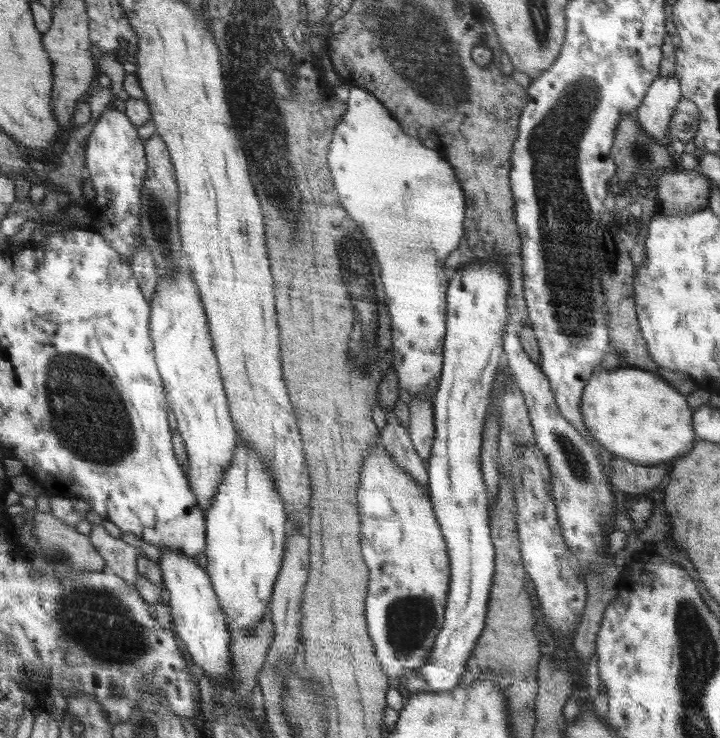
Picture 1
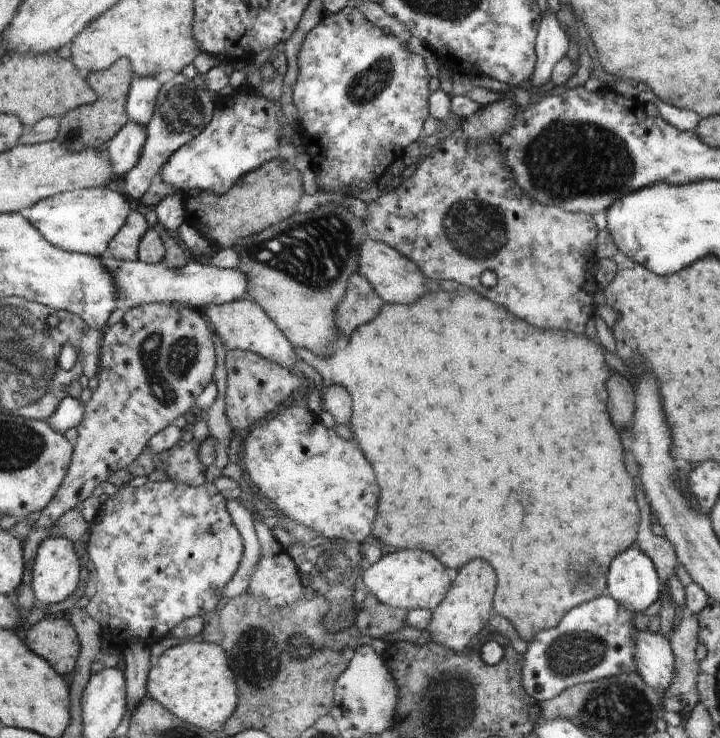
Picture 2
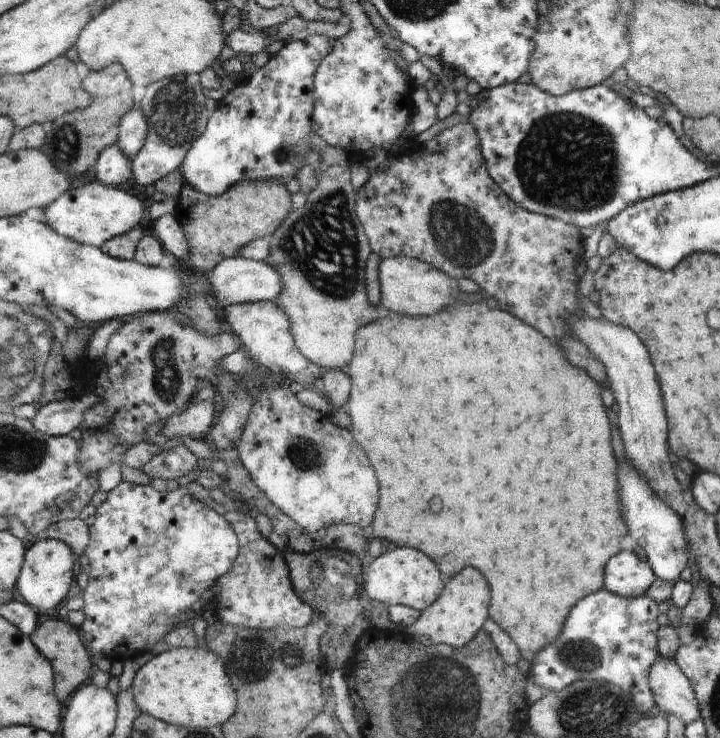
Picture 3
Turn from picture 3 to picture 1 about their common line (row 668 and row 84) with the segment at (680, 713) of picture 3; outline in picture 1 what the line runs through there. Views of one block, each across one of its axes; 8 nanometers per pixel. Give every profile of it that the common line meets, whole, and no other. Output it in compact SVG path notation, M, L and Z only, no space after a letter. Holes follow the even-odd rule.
M674 75L658 77L653 82L649 92L646 93L644 100L641 102L640 108L636 109L638 124L648 133L655 141L666 141L668 137L668 127L671 118L675 113L675 108L682 98L679 78Z

